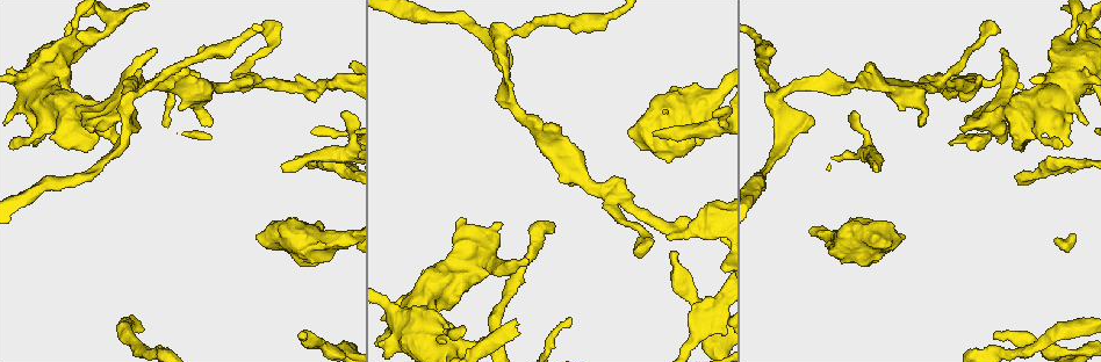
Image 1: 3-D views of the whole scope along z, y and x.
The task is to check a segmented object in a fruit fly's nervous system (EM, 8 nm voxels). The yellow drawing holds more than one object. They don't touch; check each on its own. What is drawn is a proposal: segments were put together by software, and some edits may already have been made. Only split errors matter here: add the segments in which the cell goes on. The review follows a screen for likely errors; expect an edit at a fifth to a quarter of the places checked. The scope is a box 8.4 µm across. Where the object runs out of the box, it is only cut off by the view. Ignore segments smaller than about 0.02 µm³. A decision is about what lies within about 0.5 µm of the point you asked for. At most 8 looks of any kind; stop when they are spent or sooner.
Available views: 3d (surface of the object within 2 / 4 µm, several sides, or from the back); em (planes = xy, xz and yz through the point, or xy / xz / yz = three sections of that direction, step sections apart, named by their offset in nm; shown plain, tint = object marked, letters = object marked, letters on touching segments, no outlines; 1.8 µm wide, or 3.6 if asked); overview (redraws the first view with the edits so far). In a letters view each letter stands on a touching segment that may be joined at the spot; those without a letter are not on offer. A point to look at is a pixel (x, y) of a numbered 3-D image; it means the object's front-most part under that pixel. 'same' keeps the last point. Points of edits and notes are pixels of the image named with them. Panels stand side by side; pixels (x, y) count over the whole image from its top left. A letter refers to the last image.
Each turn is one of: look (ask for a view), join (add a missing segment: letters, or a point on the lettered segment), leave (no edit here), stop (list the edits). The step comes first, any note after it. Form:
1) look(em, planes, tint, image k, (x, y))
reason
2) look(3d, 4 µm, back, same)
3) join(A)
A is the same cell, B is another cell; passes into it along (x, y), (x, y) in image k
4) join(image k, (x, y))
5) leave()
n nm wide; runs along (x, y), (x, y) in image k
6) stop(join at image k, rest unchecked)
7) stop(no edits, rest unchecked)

look(em, xz, step 4, letters, image 1, (811, 125))
an open end

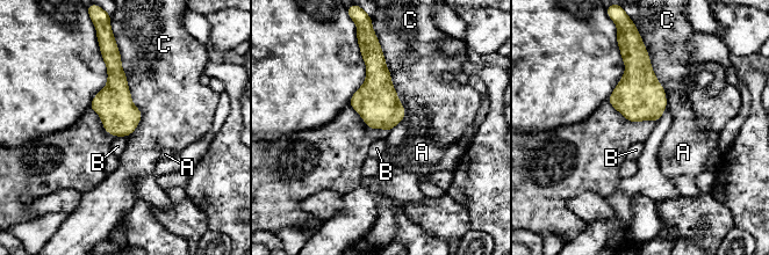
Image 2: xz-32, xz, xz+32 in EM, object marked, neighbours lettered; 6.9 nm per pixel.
leave()
240 nm wide; A, B and C are other cells; border along (116, 136), (126, 137) in image 2; no lettered segment goes on from it

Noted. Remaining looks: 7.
look(3d, 2 µm, image 1, (671, 253))
branch stops here

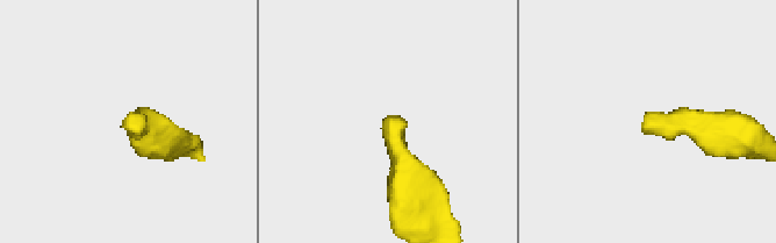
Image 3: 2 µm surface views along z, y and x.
look(em, planes, plain, image 3, (387, 116))
need the tissue

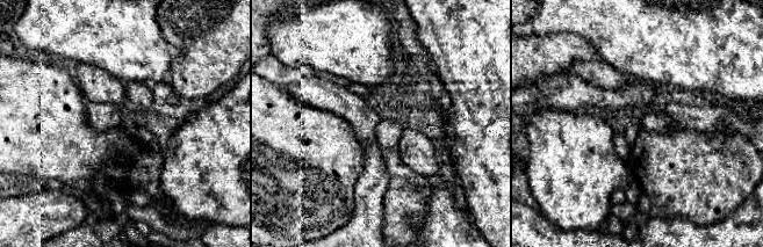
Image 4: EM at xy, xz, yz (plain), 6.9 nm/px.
look(em, planes, letters, same)
see the neighbours

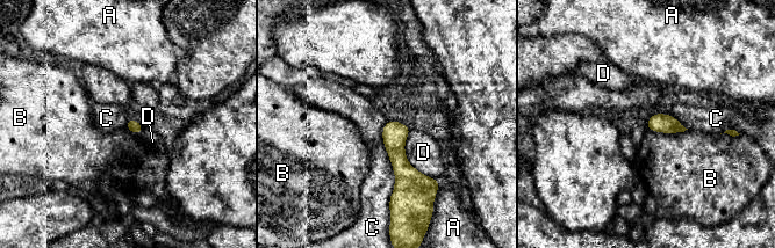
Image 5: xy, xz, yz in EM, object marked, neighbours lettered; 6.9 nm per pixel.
leave()
A, B, C and D are other cells; border along (387, 121), (389, 202) in image 5; none of them fits

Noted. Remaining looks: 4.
look(em, planes, letters, image 1, (940, 82))
a fork

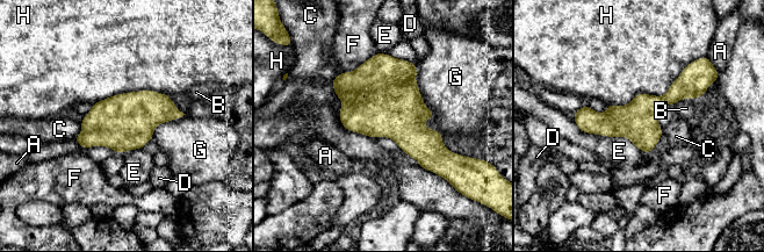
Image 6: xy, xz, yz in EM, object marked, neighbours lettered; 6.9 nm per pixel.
leave()
280 nm wide; A, B, C, D, E, F, G and H are other cells; runs along (703, 86), (632, 121), (576, 117) in image 6; no lettered segment goes on from it

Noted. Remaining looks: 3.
stop(no edits, rest unchecked)

